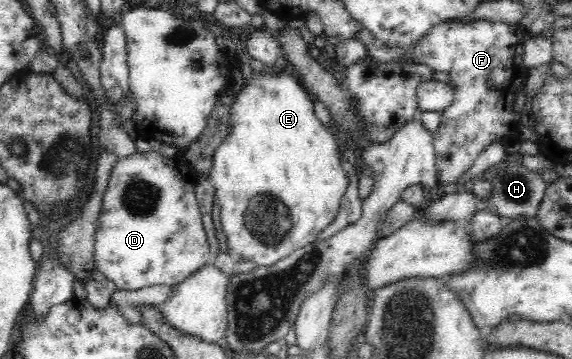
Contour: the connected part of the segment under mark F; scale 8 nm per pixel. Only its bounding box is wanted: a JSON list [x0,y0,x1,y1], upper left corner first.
[356,20,529,190]

